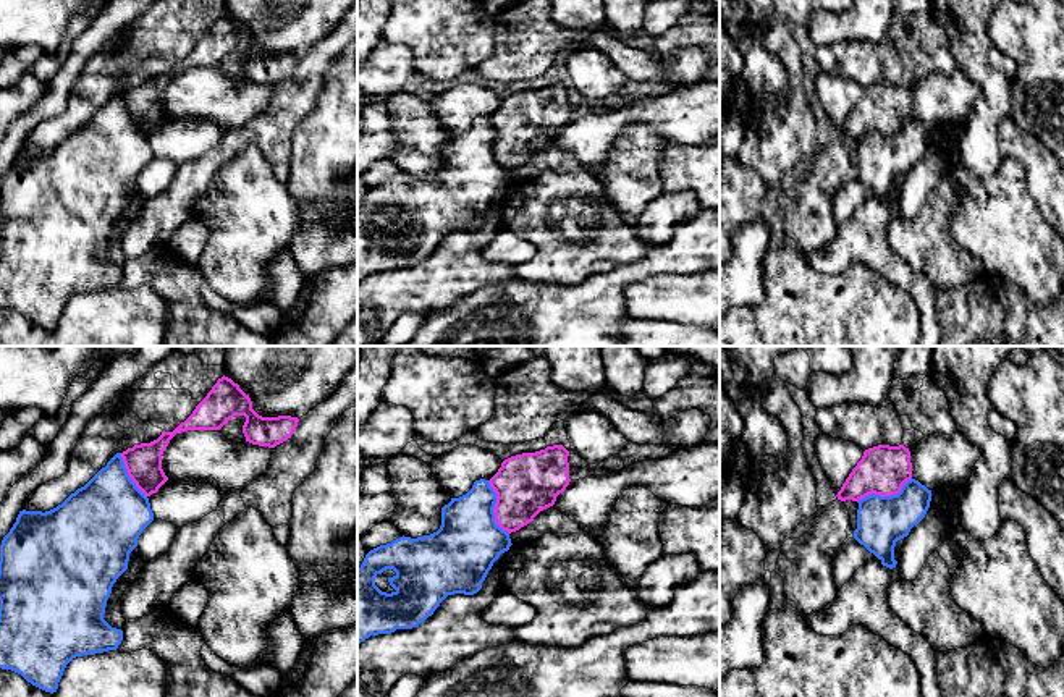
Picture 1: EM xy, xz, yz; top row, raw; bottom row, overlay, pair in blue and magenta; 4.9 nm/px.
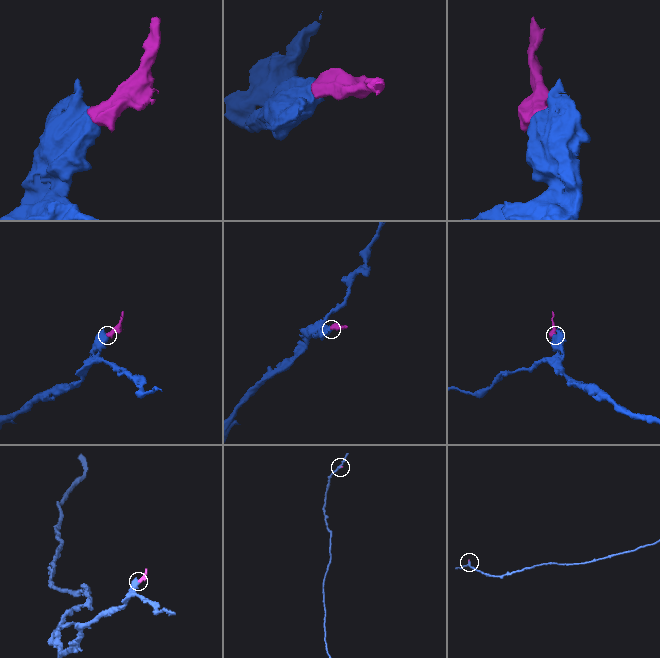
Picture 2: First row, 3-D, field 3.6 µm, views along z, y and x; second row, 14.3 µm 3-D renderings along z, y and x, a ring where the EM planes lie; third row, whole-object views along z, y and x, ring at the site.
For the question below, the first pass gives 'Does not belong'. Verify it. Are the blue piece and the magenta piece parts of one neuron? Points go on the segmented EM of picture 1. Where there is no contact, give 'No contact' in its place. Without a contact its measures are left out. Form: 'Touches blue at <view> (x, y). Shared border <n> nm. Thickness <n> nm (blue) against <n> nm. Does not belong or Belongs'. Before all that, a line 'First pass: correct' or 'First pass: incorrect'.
First pass: correct
Touches blue at yz (885, 497). Shared border 300 nm. Thickness 240 nm (blue) against 240 nm. Does not belong

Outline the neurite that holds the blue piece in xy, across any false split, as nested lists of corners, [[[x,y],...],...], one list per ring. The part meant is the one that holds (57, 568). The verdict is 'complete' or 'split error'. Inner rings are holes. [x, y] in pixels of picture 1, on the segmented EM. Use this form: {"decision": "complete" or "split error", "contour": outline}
{"decision": "complete", "contour": [[[121,453],[57,508],[45,513],[19,511],[0,545],[0,668],[53,694],[73,658],[116,650],[123,631],[103,619],[107,600],[116,579],[128,569],[129,553],[137,547],[139,535],[152,521],[149,498],[128,475]]]}

